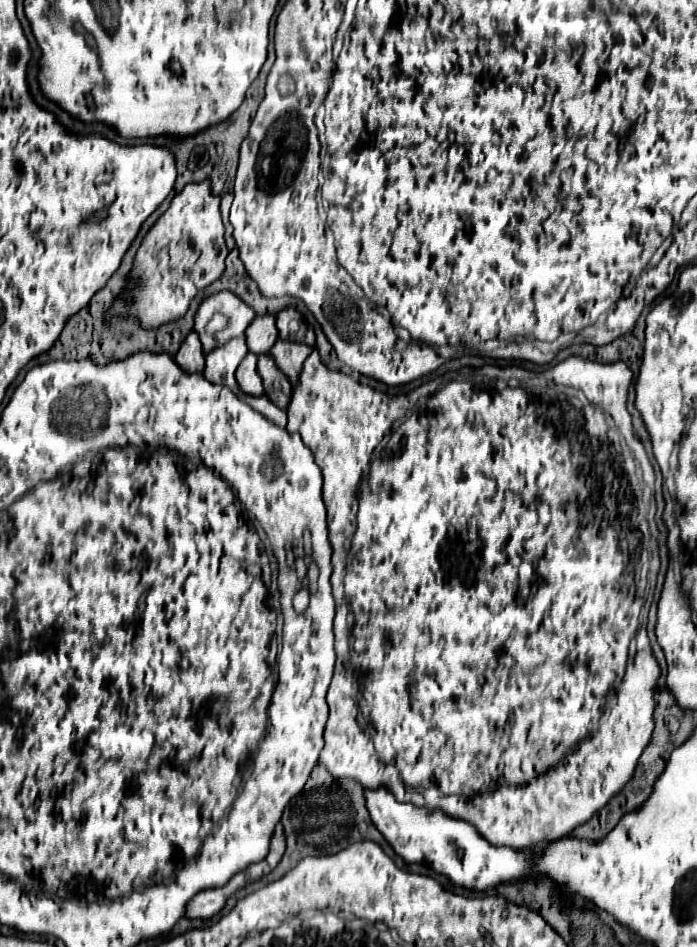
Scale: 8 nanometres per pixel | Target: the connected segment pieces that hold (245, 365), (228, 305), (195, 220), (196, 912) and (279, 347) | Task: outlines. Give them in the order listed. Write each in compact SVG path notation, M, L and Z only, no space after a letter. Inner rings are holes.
M248 353L246 359L242 359L242 363L236 369L236 381L240 385L240 389L248 395L260 397L264 395L264 387L262 387L262 379L256 371L256 355Z
M220 291L220 293L214 293L214 295L206 297L200 303L200 307L194 315L194 331L200 335L204 351L208 353L214 347L220 347L222 343L226 343L234 337L244 337L244 331L252 323L254 317L256 317L256 313L250 305L246 305L242 299L238 299L230 291ZM216 313L228 317L228 327L224 331L208 335L206 325Z
M210 181L186 185L186 187L182 189L182 193L178 193L178 195L172 199L172 209L168 209L168 211L156 221L156 225L148 231L148 235L144 237L144 241L142 241L142 245L140 245L140 249L138 249L138 253L136 253L134 269L132 269L132 273L130 273L130 277L128 277L128 279L130 279L130 295L134 297L132 303L126 303L126 301L122 301L122 299L116 301L114 309L108 313L108 317L114 315L114 313L120 313L120 315L134 315L134 317L142 319L142 325L144 325L145 328L157 328L164 323L172 321L172 319L182 317L182 315L188 311L188 305L190 305L190 301L196 297L196 293L202 291L202 289L206 289L208 285L212 285L212 283L224 273L224 259L226 259L227 255L228 249L226 243L224 243L224 225L222 225L222 219L220 219L220 199L216 199L216 197L210 193ZM158 255L164 255L164 263L156 263L156 261L160 261L160 259L156 259Z
M208 889L202 891L200 895L196 895L194 899L188 901L186 905L186 917L194 919L194 917L212 917L214 913L218 913L224 907L226 899L222 889Z
M278 339L274 347L270 349L274 361L278 363L278 369L290 379L290 383L298 383L298 375L302 371L302 363L306 357L312 353L312 347L304 343L294 343L294 341L284 341Z

